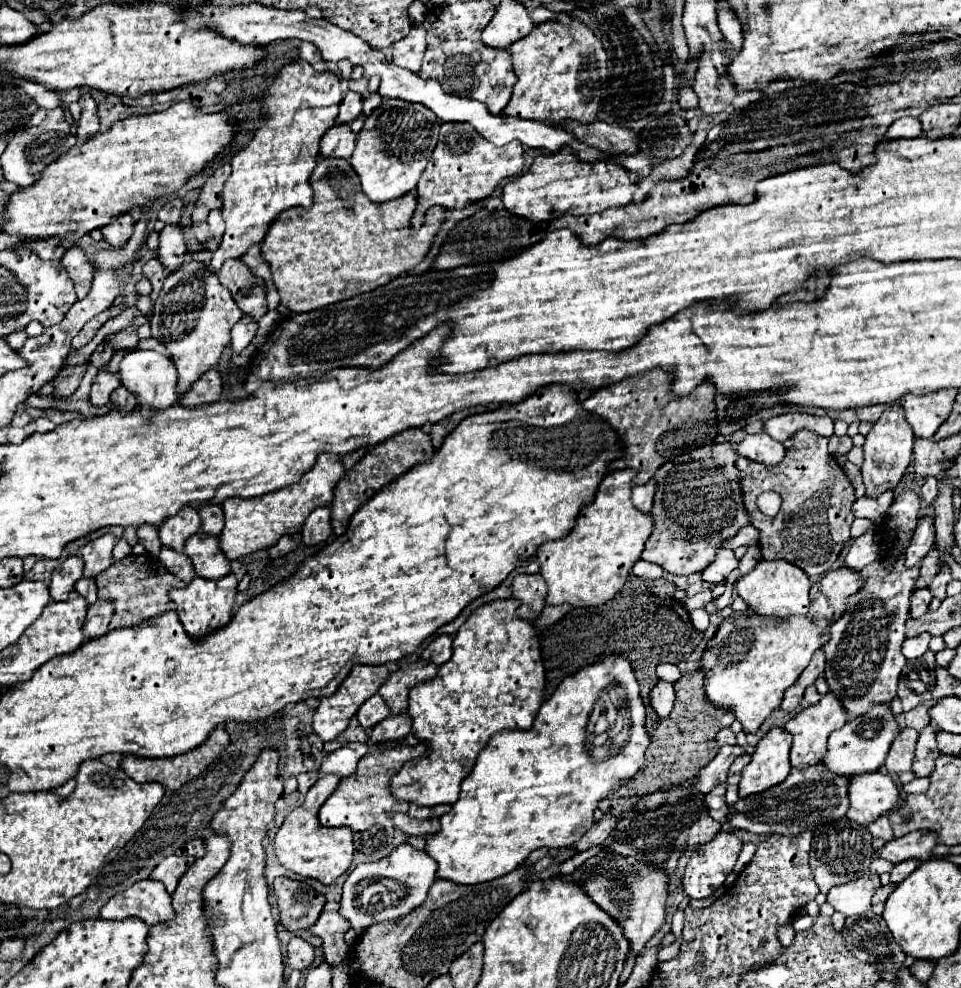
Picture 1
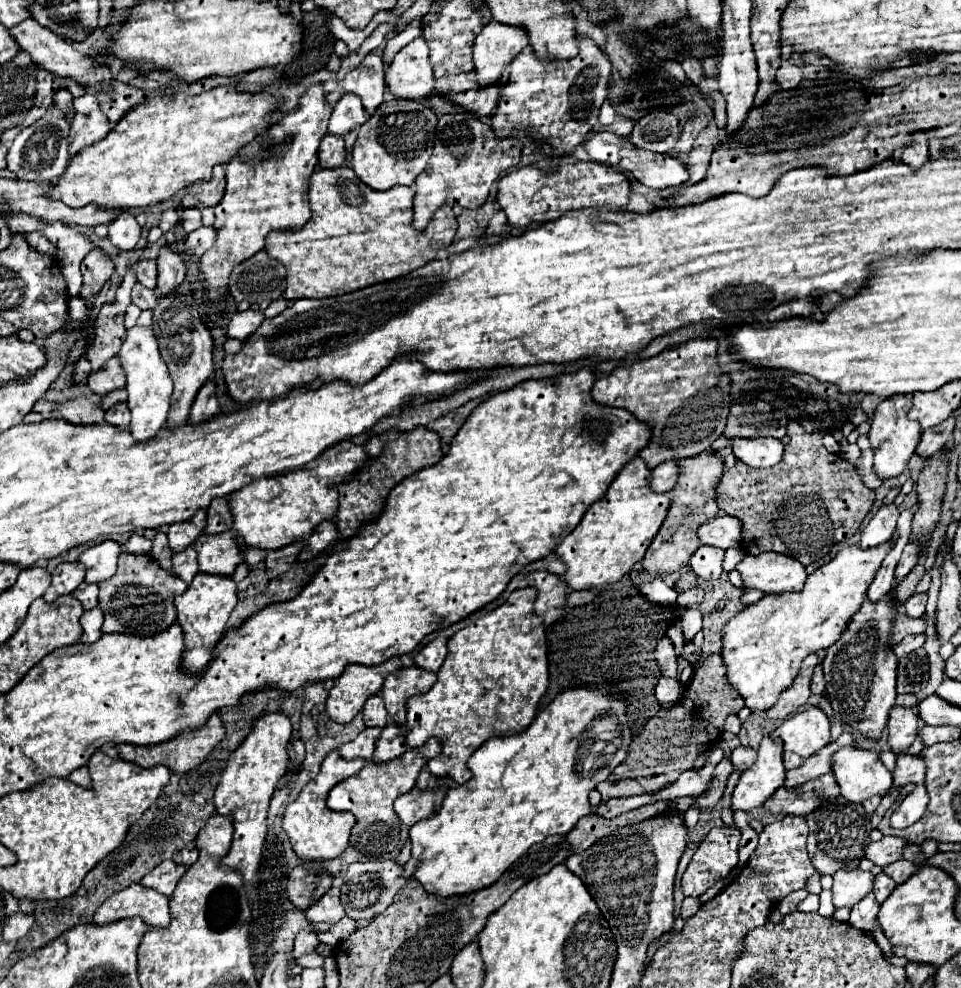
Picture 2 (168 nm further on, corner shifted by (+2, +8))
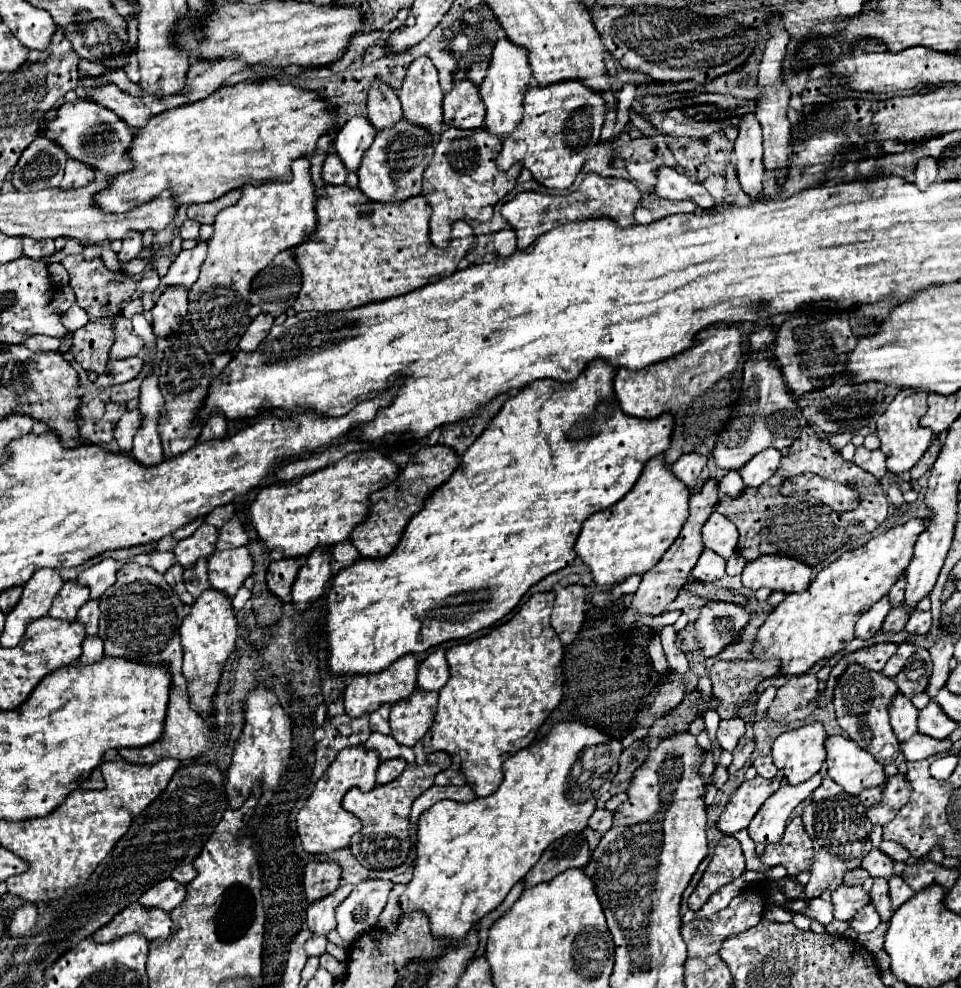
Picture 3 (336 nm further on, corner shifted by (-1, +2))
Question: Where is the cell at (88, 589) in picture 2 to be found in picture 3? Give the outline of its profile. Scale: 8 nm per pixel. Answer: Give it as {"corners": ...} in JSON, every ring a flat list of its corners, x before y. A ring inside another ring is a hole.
{"corners":[[91,599,87,605,83,605,81,613,77,615,77,621,81,621,85,625,85,633,87,635,97,635,97,619,99,619,97,601]]}

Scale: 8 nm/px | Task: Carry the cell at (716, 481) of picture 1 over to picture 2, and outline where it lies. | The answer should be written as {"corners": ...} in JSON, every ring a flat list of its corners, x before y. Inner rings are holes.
{"corners":[[704,451,702,455,680,459,676,465,678,465,680,473,678,473,678,481,676,481,674,489,668,493,672,499,668,515,642,559,642,565,646,567,646,571,656,573,656,575,672,573,672,571,686,567,692,553,700,547,698,527,702,523,706,523,708,519,714,519,722,513,718,509,718,501,716,501,716,489,718,489,722,469,724,469,720,455,714,451]]}

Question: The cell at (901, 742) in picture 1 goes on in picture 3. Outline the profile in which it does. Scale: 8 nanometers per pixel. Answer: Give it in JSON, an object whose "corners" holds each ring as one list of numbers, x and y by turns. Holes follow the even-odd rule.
{"corners":[[897,693,889,703,889,715,899,741,905,741,917,733,917,709,903,693]]}

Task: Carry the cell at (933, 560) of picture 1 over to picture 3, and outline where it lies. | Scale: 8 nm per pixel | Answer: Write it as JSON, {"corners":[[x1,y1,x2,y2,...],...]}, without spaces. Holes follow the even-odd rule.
{"corners":[[905,605,897,607,897,609,891,609,889,615,885,617,885,623,883,623,883,631,885,633,899,633,905,629,905,623,909,619,909,613,905,609]]}

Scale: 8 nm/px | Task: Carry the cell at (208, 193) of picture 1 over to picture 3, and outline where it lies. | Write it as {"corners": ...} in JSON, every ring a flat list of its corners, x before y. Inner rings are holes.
{"corners":[[235,189,235,191,227,193,227,197,221,197,217,201,211,201,211,203,205,203,205,205,189,205,187,217,193,219,193,221,199,221,199,223,213,223,215,215,221,209,235,205,239,201,239,197,241,197,241,189]]}

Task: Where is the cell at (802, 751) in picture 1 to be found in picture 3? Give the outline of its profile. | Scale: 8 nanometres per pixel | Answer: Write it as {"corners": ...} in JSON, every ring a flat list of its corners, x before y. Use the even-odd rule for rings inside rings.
{"corners":[[821,723,805,725,779,735,773,743,773,763,783,771,789,785,799,785,819,773,825,761,827,733]]}

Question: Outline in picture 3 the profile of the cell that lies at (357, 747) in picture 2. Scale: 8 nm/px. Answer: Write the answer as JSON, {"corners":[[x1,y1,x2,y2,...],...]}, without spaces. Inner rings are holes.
{"corners":[[371,733,371,737,365,743,365,747,379,751,381,761,387,761,387,759,403,759,403,761,407,761,407,765,415,765,415,753,413,753,413,749,399,745,391,735]]}

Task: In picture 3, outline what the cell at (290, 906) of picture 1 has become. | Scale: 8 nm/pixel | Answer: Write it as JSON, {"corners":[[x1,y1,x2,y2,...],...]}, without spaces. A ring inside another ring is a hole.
{"corners":[[311,861,305,867,305,893,307,901,313,903,321,897,327,897,339,887,341,881,341,865,337,861]]}

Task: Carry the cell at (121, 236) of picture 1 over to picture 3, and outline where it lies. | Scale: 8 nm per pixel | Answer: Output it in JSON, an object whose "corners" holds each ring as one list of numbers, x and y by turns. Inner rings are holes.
{"corners":[[127,233,127,237,123,239,123,249,119,253,119,261,131,261,139,255,141,251,141,233]]}

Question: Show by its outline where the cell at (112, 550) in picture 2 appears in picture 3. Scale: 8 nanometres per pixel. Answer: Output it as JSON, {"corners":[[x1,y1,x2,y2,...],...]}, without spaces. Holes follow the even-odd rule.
{"corners":[[103,559,101,563,95,563,89,569,85,569,77,577,77,583,91,589,91,599,101,599,101,595,115,583,115,575,119,567,121,567,119,561]]}

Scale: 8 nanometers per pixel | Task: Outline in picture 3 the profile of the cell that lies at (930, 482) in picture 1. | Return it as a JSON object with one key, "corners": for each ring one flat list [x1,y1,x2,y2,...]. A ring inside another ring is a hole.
{"corners":[[885,595,865,615,859,617,859,621,855,625,855,637,859,637,859,639,871,639,871,637,875,637,875,633,881,629,883,619,885,619,887,613,889,613,889,599]]}

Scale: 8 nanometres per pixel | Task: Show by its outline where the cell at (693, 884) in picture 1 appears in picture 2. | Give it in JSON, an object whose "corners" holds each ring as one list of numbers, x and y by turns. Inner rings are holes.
{"corners":[[718,827,704,837,682,877,682,891,686,897,700,897,736,867,738,841,738,827]]}

